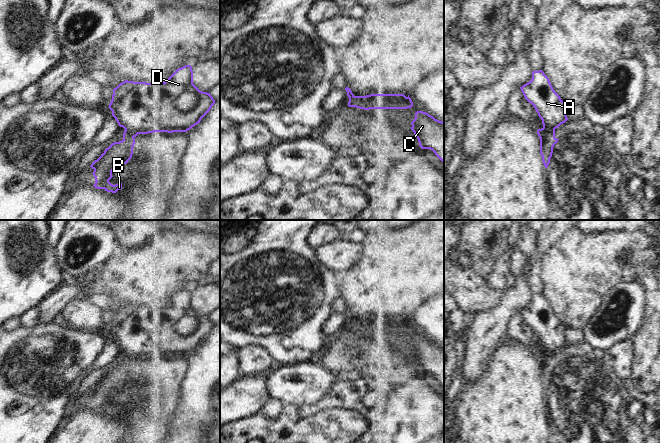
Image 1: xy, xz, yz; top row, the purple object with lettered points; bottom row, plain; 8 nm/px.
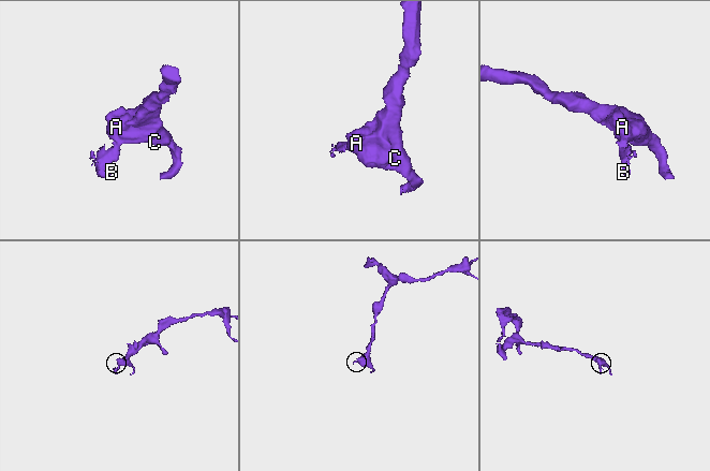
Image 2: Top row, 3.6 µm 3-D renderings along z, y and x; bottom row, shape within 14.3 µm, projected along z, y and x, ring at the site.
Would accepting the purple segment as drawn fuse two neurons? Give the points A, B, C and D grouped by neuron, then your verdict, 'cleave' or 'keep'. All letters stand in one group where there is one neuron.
groups A C D / B; cleave

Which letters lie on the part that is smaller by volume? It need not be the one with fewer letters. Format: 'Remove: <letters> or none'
Remove: B

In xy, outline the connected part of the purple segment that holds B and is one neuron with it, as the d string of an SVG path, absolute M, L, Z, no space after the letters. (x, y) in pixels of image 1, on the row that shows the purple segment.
M125 130L123 140L112 143L101 156L91 164L93 176L97 189L104 189L107 192L116 193L122 189L122 183L113 185L109 180L113 177L112 171L126 163L132 158L135 138L132 133Z

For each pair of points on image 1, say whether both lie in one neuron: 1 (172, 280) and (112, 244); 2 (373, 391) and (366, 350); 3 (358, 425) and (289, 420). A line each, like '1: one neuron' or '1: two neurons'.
1: two neurons
2: two neurons
3: one neuron

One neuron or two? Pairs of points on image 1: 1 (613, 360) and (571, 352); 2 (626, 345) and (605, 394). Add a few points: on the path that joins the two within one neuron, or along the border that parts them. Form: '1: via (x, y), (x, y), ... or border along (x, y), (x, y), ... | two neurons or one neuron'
1: border along (598, 356), (616, 374) | two neurons
2: border along (598, 356), (618, 377), (625, 393) | two neurons

